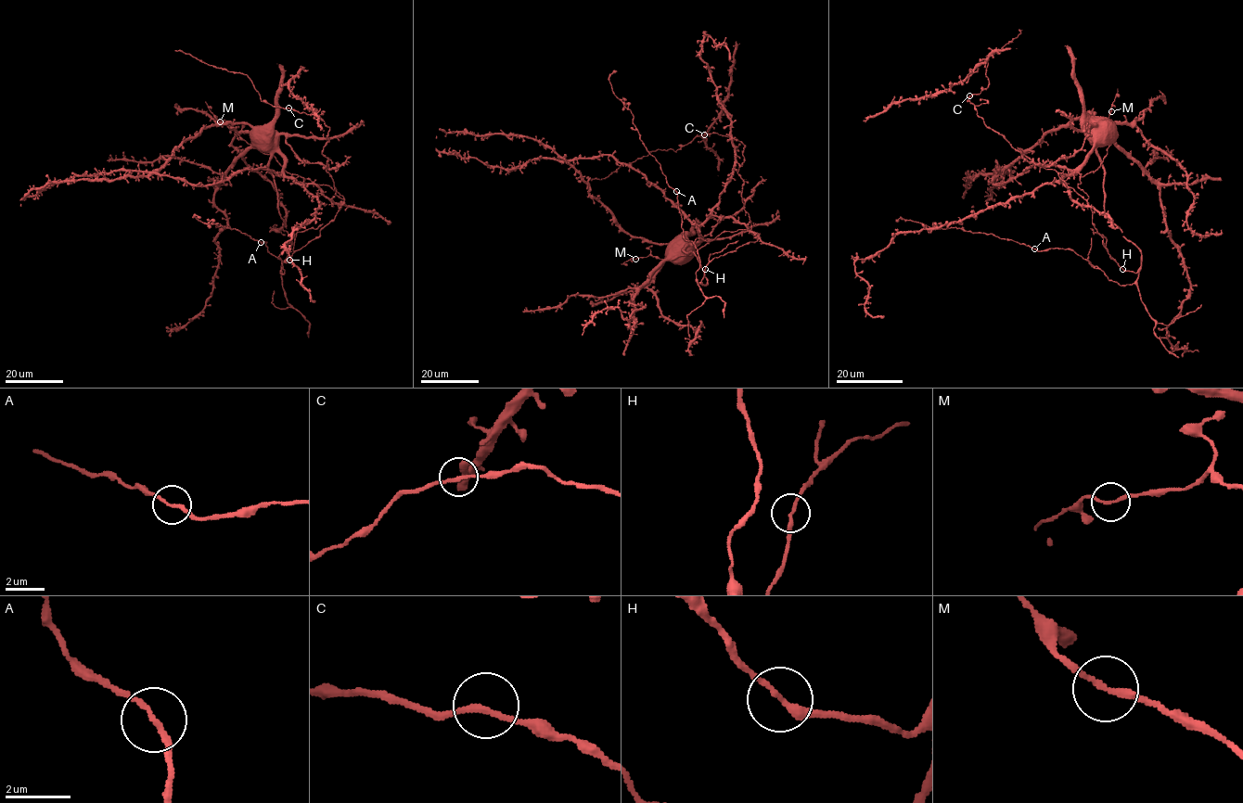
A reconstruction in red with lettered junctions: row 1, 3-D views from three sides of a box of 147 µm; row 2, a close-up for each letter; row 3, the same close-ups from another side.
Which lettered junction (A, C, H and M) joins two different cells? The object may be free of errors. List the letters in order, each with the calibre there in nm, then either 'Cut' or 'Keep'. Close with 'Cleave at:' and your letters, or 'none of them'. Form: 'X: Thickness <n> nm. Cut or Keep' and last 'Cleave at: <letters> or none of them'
A: Thickness 170 nm. Keep
C: Thickness 180 nm. Keep
H: Thickness 200 nm. Keep
M: Thickness 170 nm. Keep
Cleave at: none of them

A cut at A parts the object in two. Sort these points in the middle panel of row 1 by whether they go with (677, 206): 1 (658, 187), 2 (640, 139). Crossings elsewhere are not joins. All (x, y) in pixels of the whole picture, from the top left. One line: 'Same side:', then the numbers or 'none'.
Same side: 1

